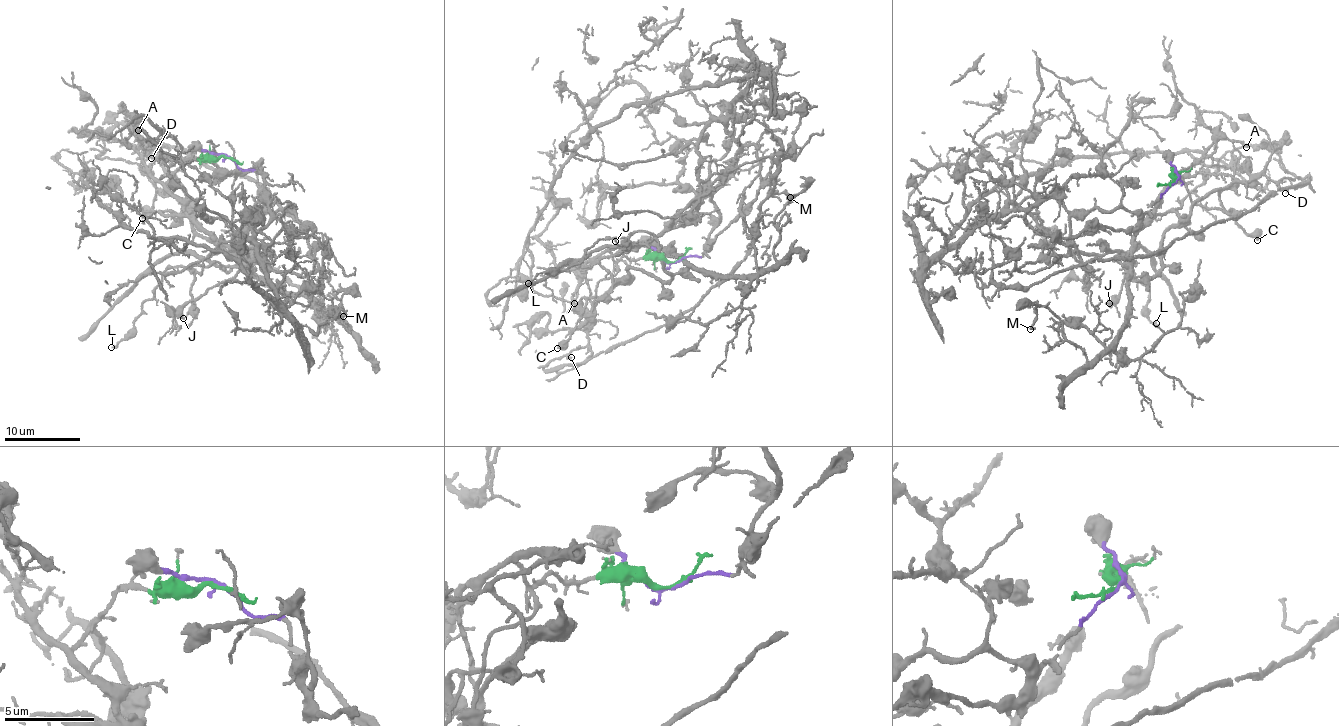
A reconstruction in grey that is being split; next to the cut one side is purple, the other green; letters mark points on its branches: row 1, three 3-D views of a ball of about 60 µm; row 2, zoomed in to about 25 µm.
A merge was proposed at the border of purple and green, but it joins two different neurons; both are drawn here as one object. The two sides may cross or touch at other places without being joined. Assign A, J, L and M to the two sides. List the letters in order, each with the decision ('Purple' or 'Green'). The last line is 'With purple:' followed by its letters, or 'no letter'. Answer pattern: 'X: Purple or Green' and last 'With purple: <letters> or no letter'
A: Green
J: Green
L: Green
M: Green
With purple: no letter

